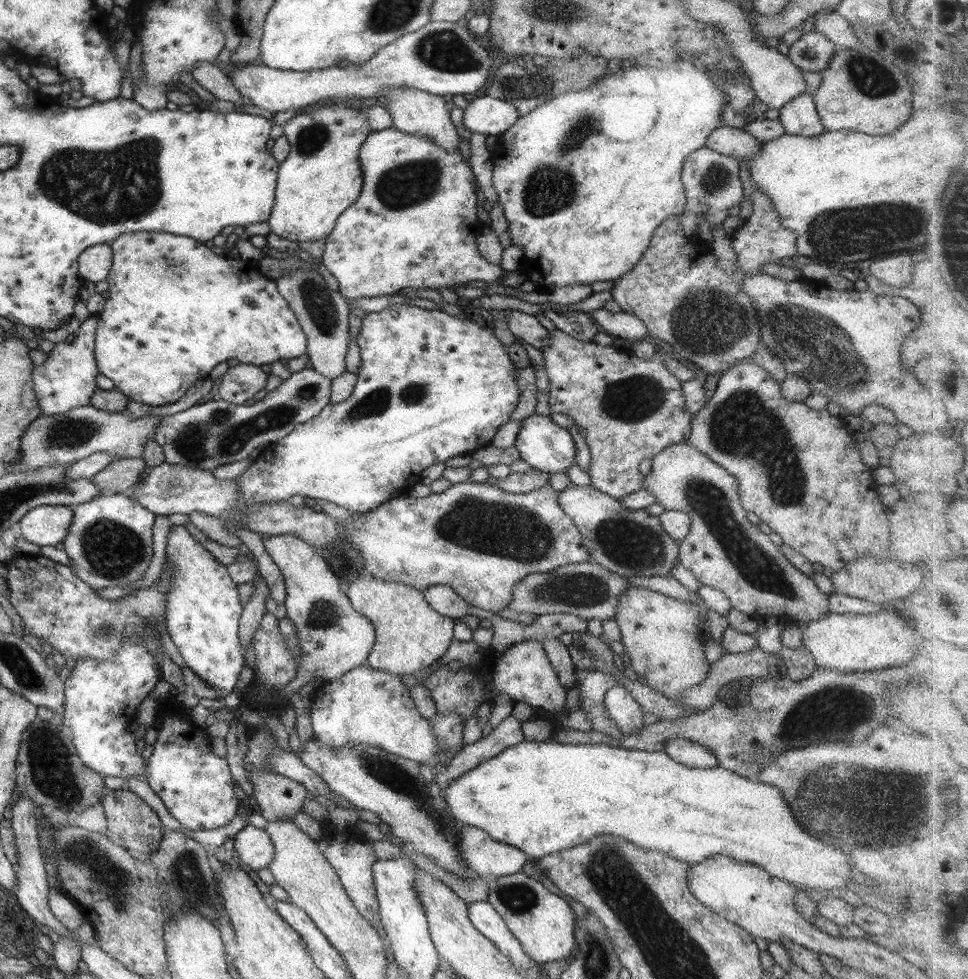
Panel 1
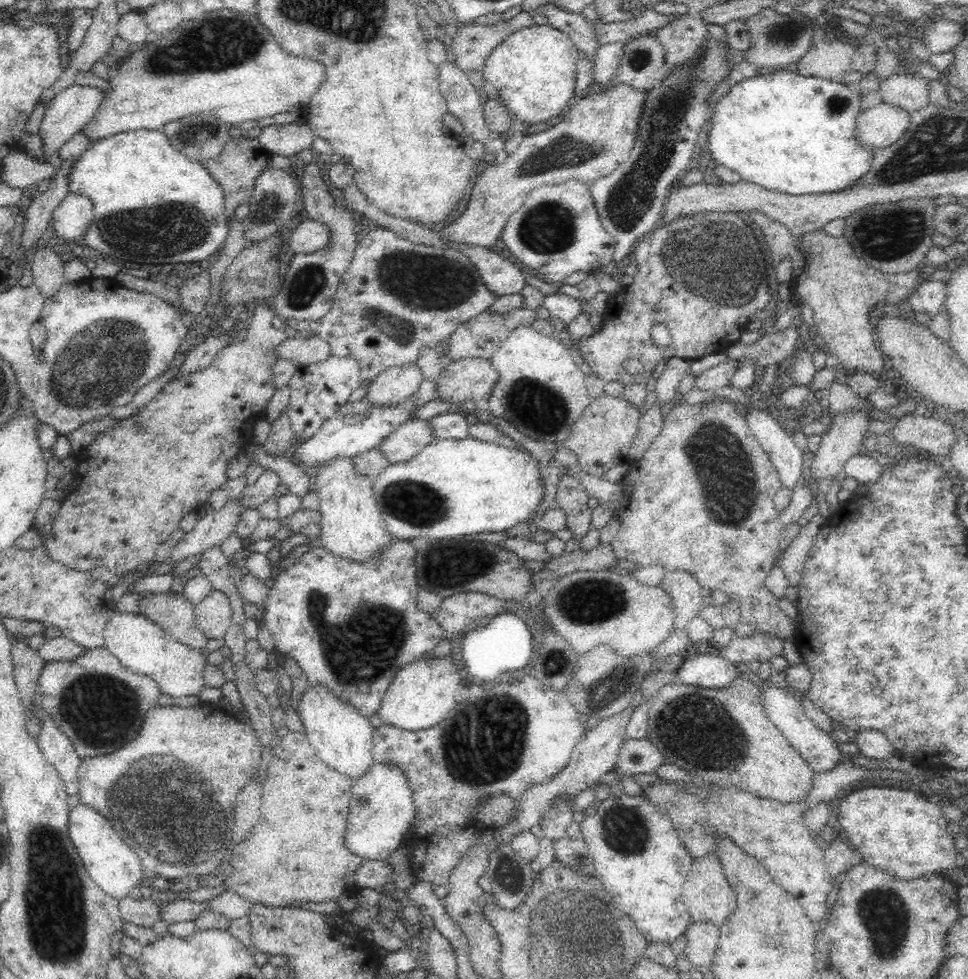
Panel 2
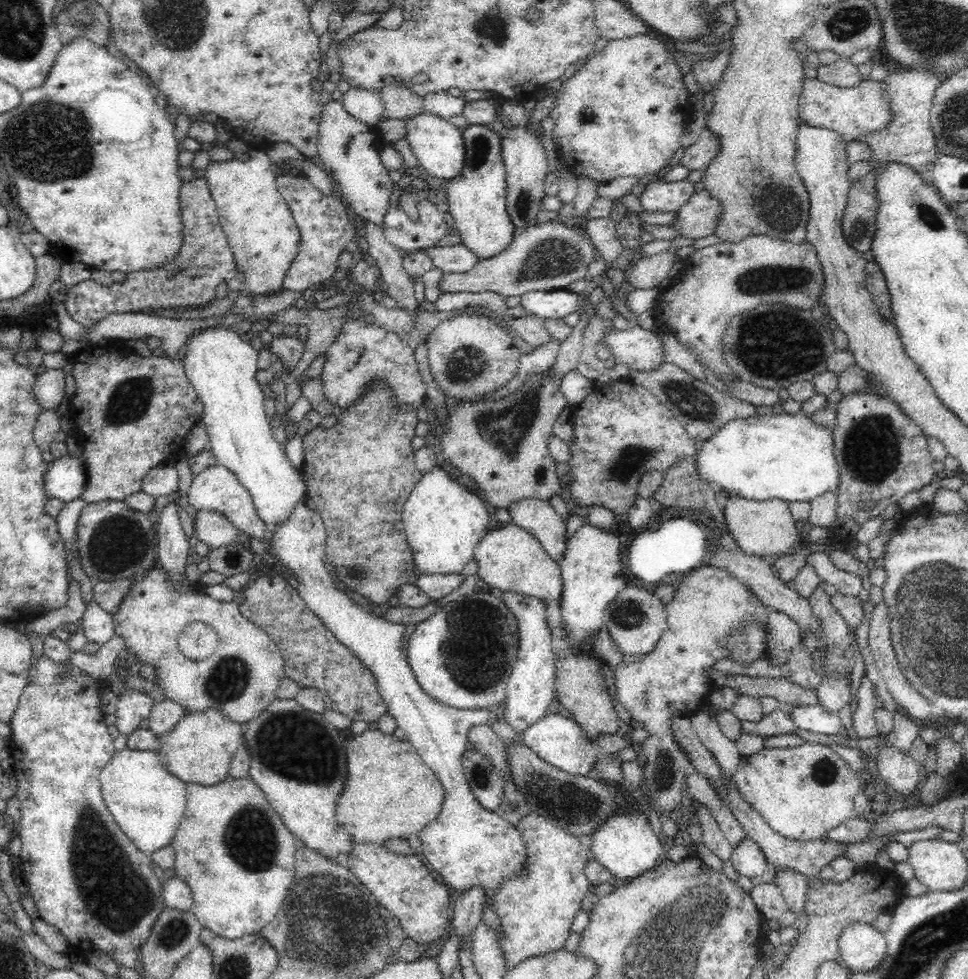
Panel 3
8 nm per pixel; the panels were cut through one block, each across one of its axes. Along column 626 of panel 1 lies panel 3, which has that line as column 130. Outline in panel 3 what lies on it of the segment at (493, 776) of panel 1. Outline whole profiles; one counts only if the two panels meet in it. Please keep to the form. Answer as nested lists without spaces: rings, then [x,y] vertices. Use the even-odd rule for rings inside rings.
[[[126,747],[121,752],[115,752],[106,765],[99,776],[102,796],[106,802],[106,808],[114,816],[120,830],[149,856],[156,850],[170,845],[186,810],[187,783],[168,773],[159,759],[159,753],[155,751],[141,751]]]

